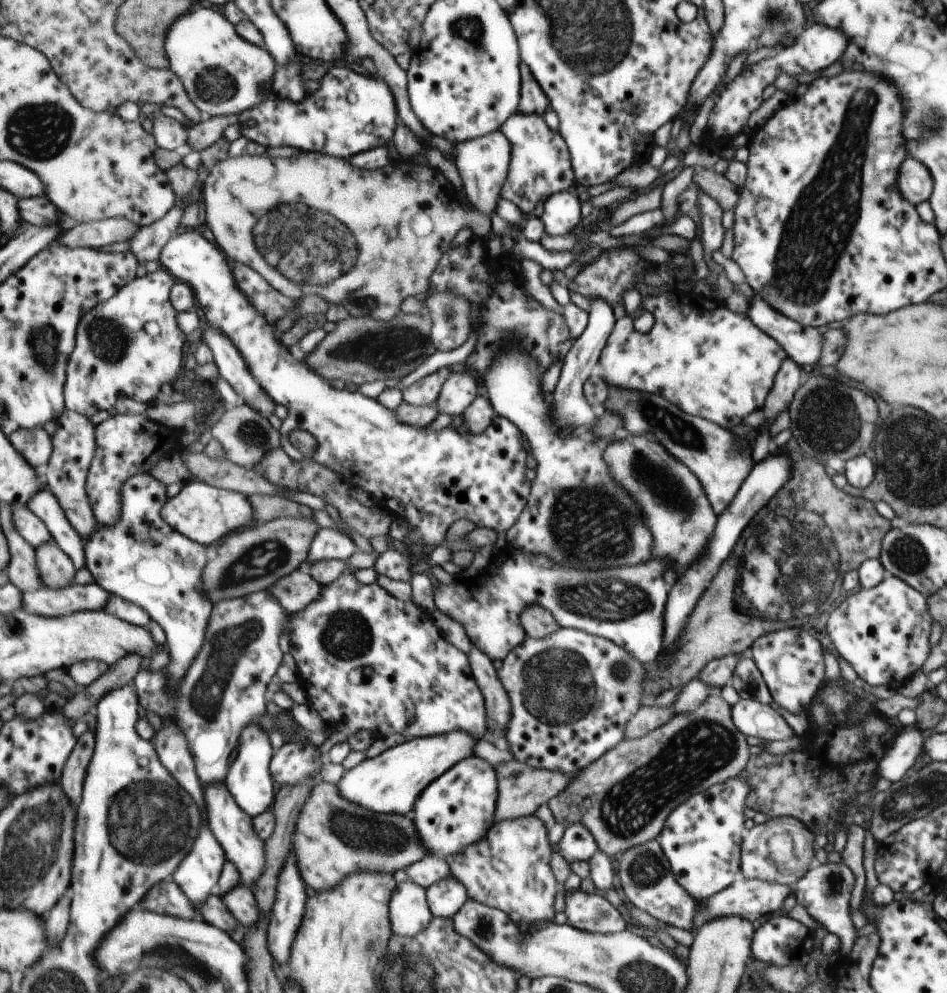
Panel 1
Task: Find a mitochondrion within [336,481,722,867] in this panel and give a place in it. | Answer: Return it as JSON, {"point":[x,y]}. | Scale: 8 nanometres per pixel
{"point":[557,686]}

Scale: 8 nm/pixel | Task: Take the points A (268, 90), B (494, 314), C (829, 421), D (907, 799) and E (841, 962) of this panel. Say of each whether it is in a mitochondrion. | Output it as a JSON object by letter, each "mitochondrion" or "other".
{"A":"other","B":"mitochondrion","C":"mitochondrion","D":"mitochondrion","E":"other"}

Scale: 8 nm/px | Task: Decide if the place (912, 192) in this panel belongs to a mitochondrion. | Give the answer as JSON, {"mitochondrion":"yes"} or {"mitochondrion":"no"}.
{"mitochondrion":"yes"}

